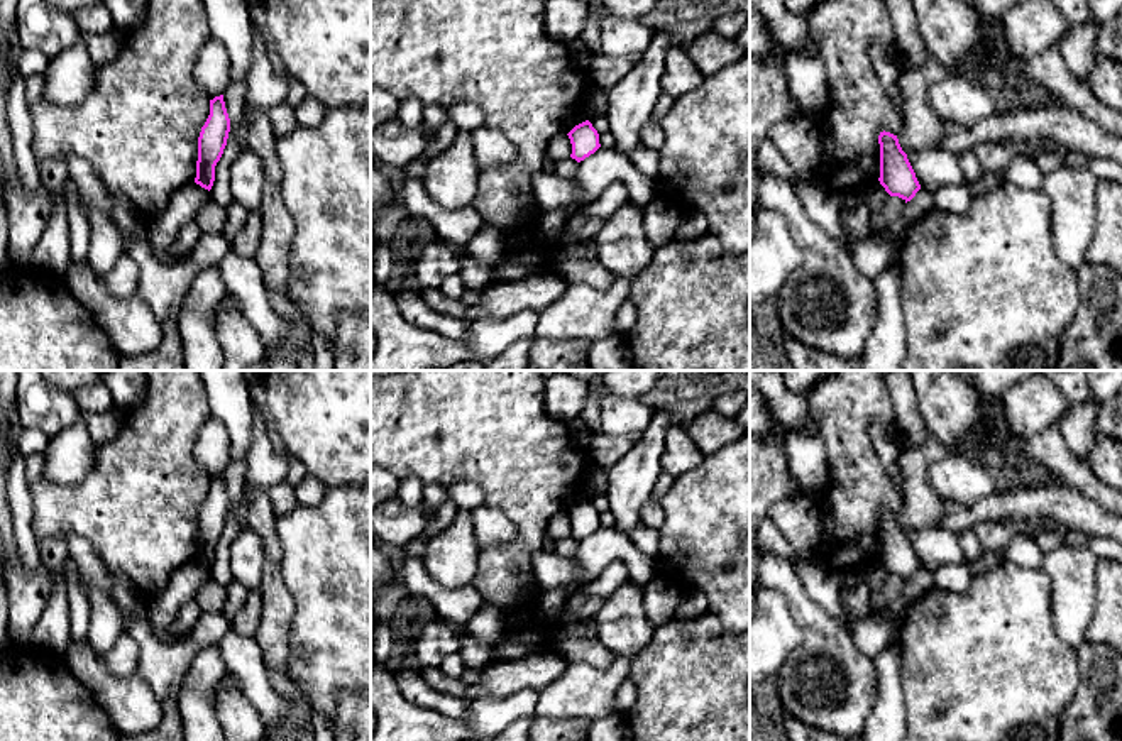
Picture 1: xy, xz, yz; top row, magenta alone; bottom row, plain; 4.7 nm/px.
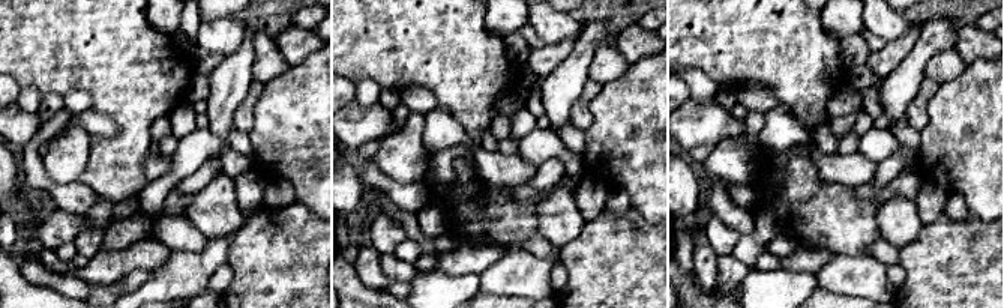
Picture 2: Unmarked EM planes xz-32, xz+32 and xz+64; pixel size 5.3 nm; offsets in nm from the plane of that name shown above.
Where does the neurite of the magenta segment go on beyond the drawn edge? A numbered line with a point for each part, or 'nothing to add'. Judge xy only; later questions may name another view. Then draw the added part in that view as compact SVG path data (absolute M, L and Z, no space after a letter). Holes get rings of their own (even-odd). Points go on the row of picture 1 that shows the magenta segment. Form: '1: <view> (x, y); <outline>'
nothing to add

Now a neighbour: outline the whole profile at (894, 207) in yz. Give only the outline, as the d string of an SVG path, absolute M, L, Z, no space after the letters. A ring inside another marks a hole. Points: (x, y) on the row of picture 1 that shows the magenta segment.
M890 196L882 211L870 213L870 228L872 233L888 227L897 220L905 206L905 200L899 196Z

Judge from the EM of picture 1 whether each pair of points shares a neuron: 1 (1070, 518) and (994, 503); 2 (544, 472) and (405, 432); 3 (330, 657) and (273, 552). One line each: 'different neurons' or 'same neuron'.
1: same neuron
2: same neuron
3: different neurons

